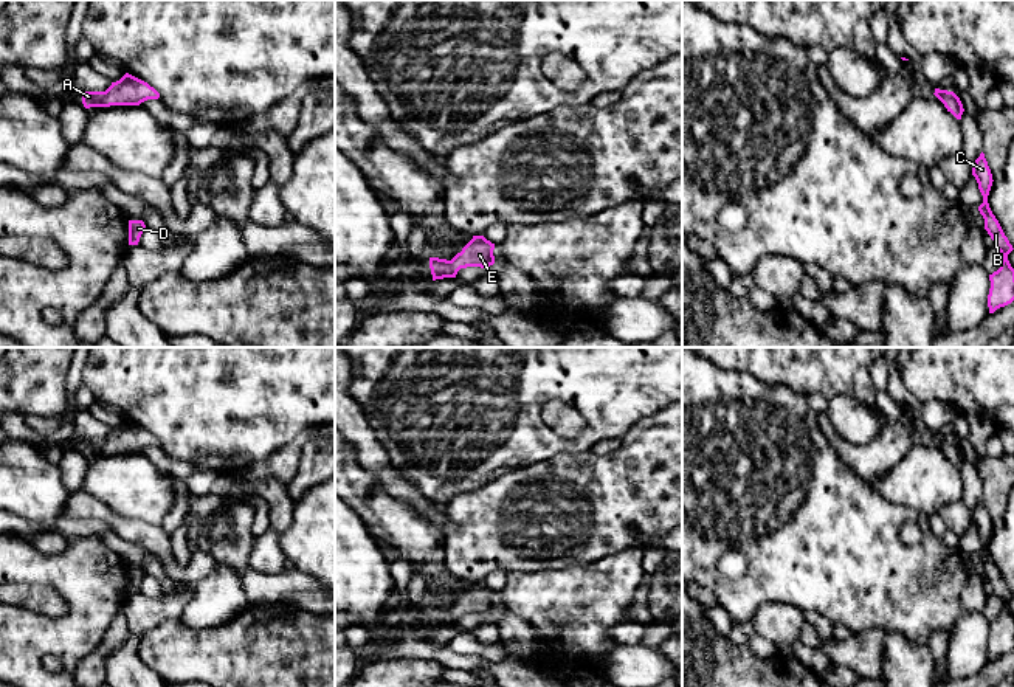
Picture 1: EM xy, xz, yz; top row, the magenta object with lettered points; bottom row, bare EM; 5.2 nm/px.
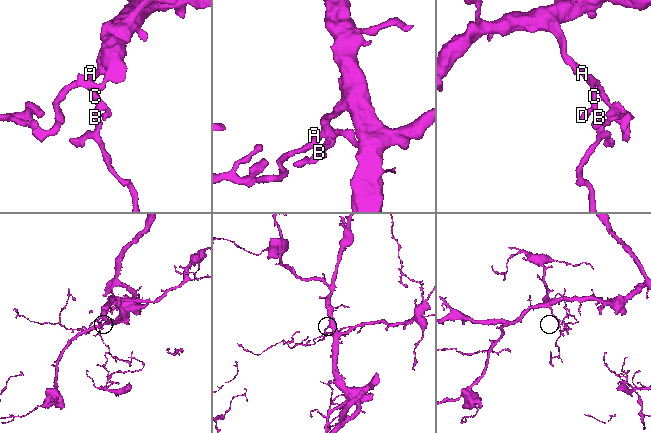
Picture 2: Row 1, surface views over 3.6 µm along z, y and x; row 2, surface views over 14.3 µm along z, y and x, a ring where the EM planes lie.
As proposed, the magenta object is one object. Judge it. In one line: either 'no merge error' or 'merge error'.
no merge error

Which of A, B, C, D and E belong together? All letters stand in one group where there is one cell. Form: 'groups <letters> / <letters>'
groups A B C D E

